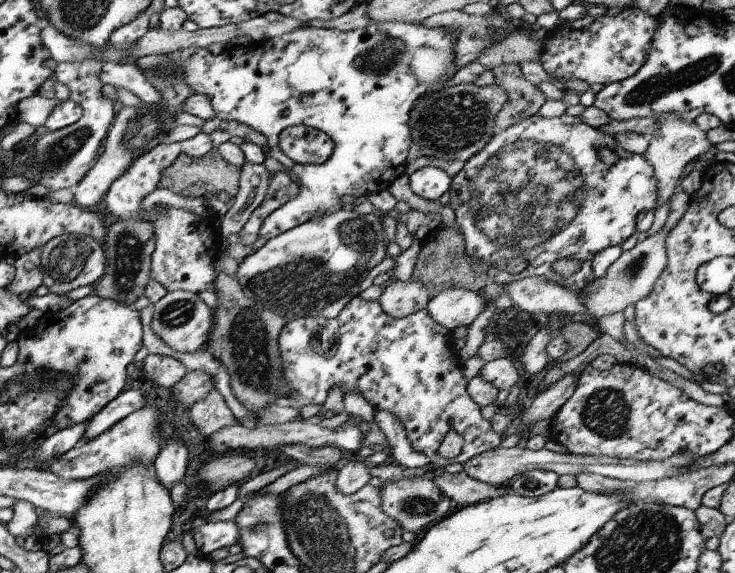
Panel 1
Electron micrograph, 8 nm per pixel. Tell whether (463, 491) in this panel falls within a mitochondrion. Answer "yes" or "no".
no

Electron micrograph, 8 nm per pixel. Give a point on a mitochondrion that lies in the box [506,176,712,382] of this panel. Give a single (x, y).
(635, 268)

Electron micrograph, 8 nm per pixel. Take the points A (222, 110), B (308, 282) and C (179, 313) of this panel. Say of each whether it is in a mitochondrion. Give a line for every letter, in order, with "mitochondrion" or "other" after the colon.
A: other
B: mitochondrion
C: mitochondrion

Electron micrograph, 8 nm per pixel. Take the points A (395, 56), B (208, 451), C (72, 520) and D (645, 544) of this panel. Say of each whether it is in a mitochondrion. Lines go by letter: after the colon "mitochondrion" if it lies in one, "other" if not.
A: mitochondrion
B: other
C: other
D: mitochondrion

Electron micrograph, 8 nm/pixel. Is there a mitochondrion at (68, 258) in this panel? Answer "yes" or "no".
yes

